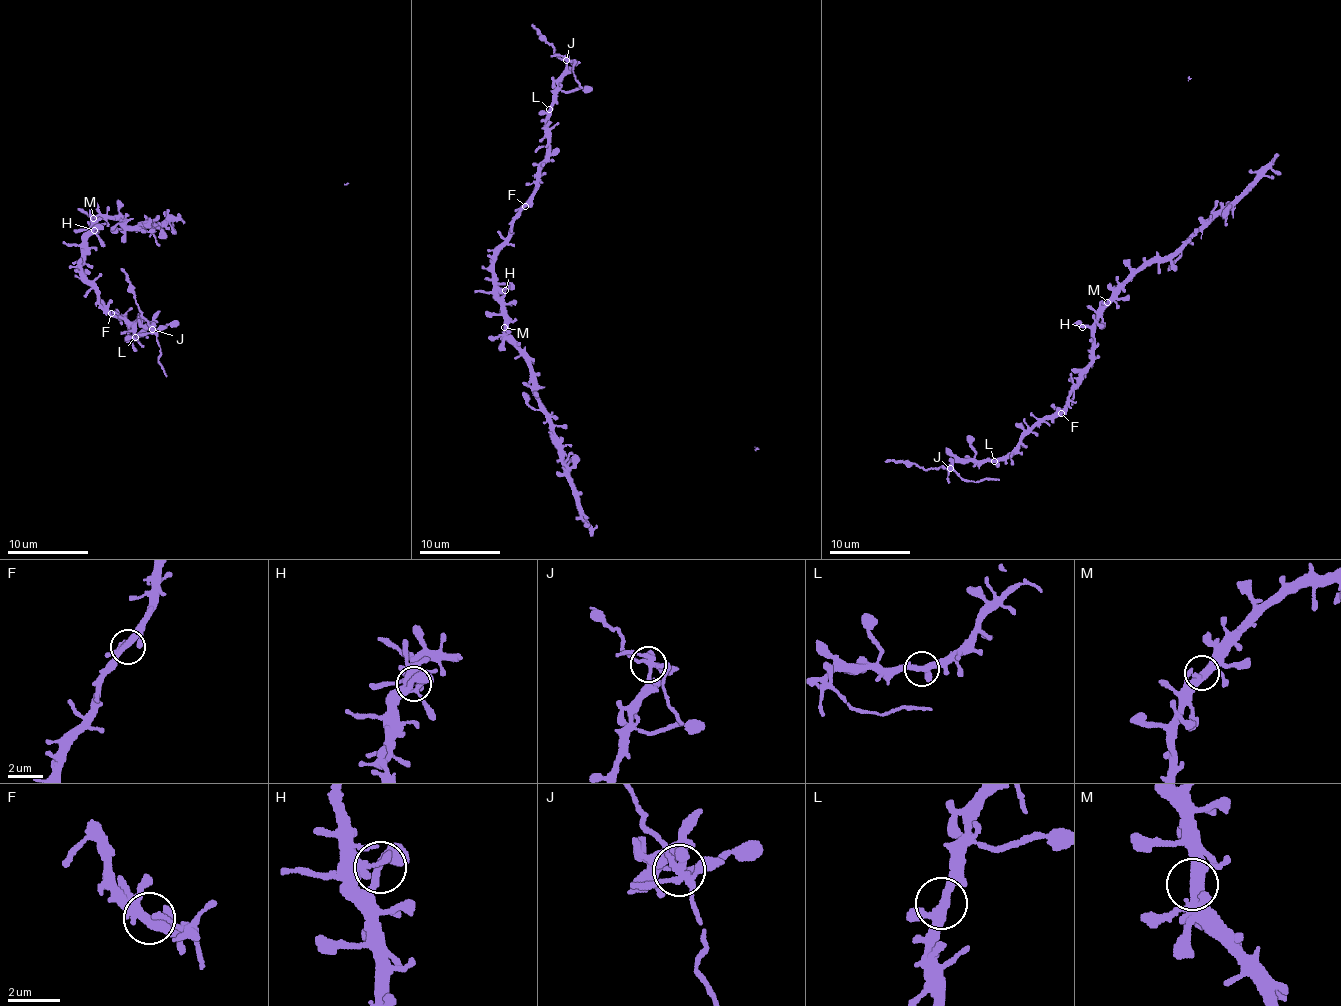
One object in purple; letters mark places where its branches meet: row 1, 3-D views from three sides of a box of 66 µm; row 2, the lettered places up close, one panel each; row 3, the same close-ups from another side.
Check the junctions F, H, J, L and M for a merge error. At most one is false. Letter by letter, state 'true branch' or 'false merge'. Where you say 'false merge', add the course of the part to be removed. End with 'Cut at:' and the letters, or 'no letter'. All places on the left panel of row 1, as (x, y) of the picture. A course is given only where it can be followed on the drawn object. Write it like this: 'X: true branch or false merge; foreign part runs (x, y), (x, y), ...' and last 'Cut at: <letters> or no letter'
F: true branch
H: true branch
J: false merge; foreign part runs (153, 329), (141, 316), (122, 269)
L: true branch
M: true branch
Cut at: J

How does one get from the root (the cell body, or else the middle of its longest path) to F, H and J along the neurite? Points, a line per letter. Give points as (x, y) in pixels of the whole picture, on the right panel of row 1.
F: (1109, 304), (1094, 329), (1088, 369), (1082, 374), (1078, 388), (1070, 392), (1066, 411), (1061, 413)
H: (1109, 304), (1092, 325), (1082, 327)
J: (1109, 304), (1066, 412), (1033, 426), (1000, 459), (950, 468)

